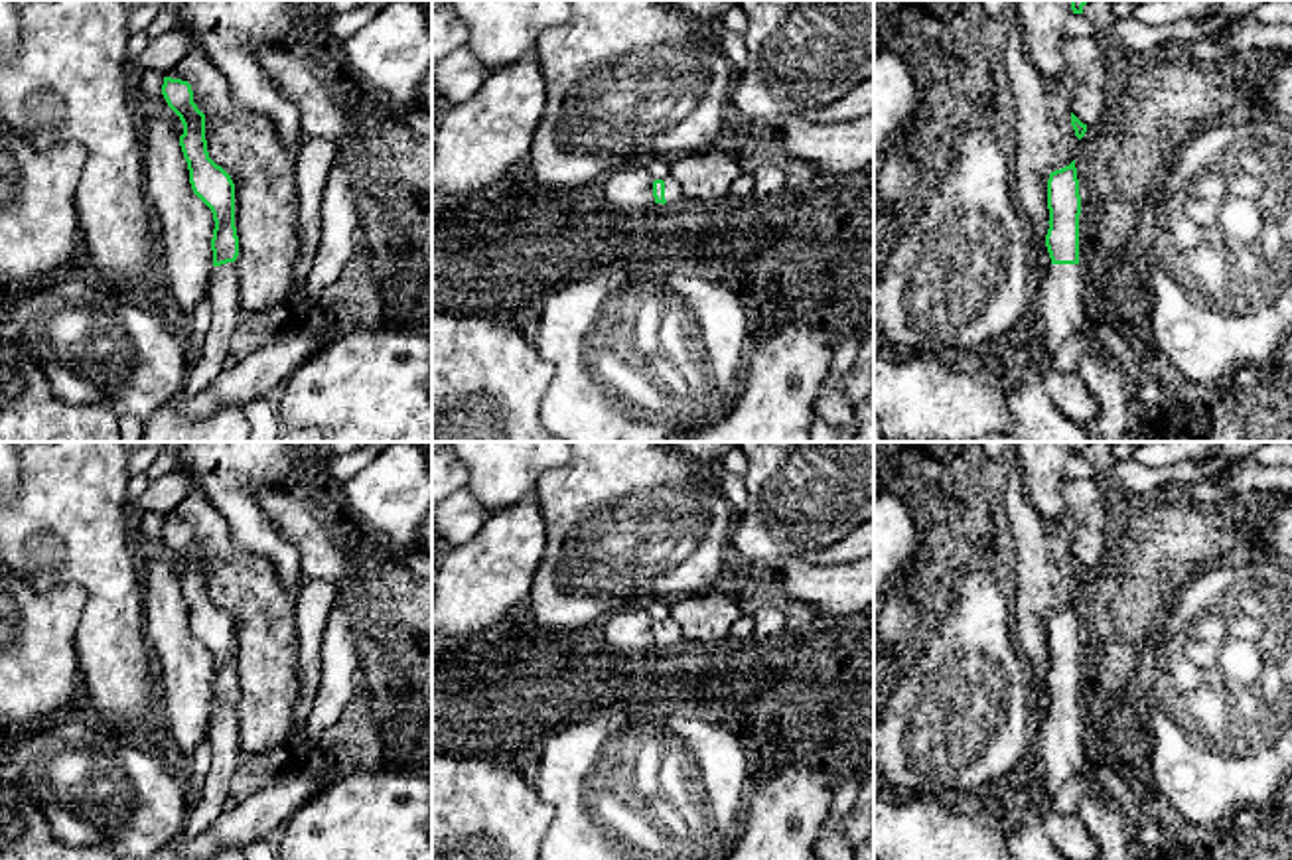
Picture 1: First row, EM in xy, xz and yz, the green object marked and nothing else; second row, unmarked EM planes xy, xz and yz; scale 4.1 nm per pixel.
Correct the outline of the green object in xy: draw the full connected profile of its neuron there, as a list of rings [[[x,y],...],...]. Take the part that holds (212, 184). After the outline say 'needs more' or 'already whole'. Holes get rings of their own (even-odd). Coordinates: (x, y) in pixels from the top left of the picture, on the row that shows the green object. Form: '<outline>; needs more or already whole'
[[[164,77],[162,95],[183,124],[179,146],[187,162],[191,189],[211,209],[215,221],[211,239],[213,270],[207,286],[211,327],[181,391],[146,420],[142,442],[251,442],[251,426],[241,406],[223,404],[207,418],[187,418],[179,410],[187,398],[199,394],[225,371],[231,337],[241,323],[235,270],[239,237],[235,227],[235,183],[209,158],[205,114],[193,103],[191,85]]]; needs more

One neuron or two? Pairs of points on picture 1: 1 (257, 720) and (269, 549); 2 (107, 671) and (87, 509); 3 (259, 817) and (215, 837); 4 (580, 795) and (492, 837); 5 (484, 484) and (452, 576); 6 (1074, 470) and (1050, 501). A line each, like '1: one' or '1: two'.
1: two
2: one
3: one
4: two
5: two
6: two

